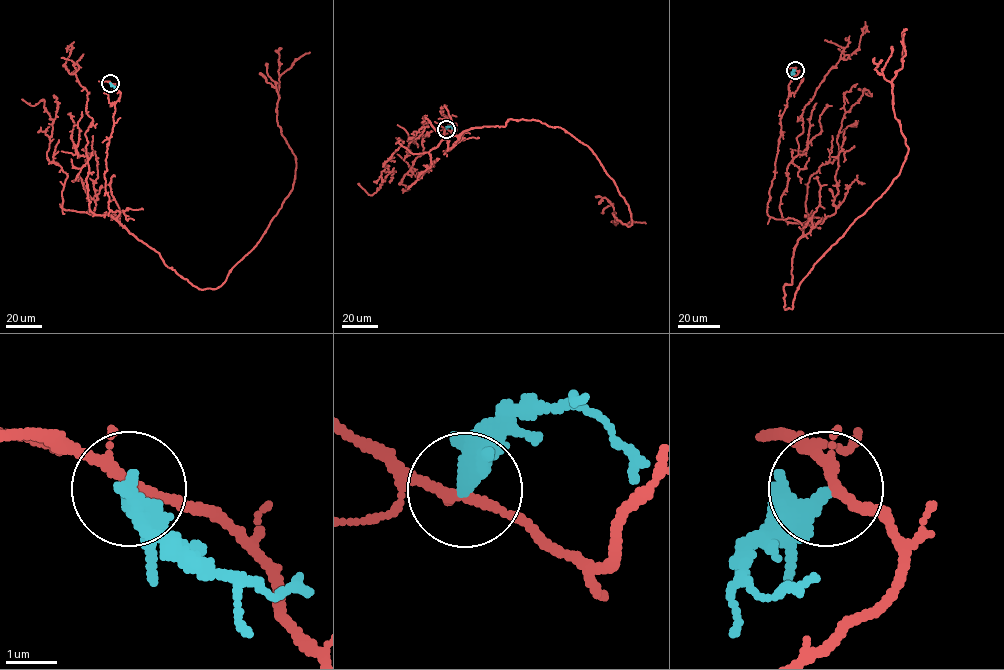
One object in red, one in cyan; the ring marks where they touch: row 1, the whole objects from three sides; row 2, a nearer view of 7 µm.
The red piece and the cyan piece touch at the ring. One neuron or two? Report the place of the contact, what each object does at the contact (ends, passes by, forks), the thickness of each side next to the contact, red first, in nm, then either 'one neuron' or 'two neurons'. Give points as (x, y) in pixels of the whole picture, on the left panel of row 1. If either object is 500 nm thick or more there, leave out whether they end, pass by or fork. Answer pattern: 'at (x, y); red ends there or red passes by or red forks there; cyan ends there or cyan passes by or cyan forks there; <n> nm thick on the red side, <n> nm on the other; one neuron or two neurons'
at (110, 83); red passes by; cyan forks there; 190 nm thick on the red side, 240 nm on the other; two neurons

